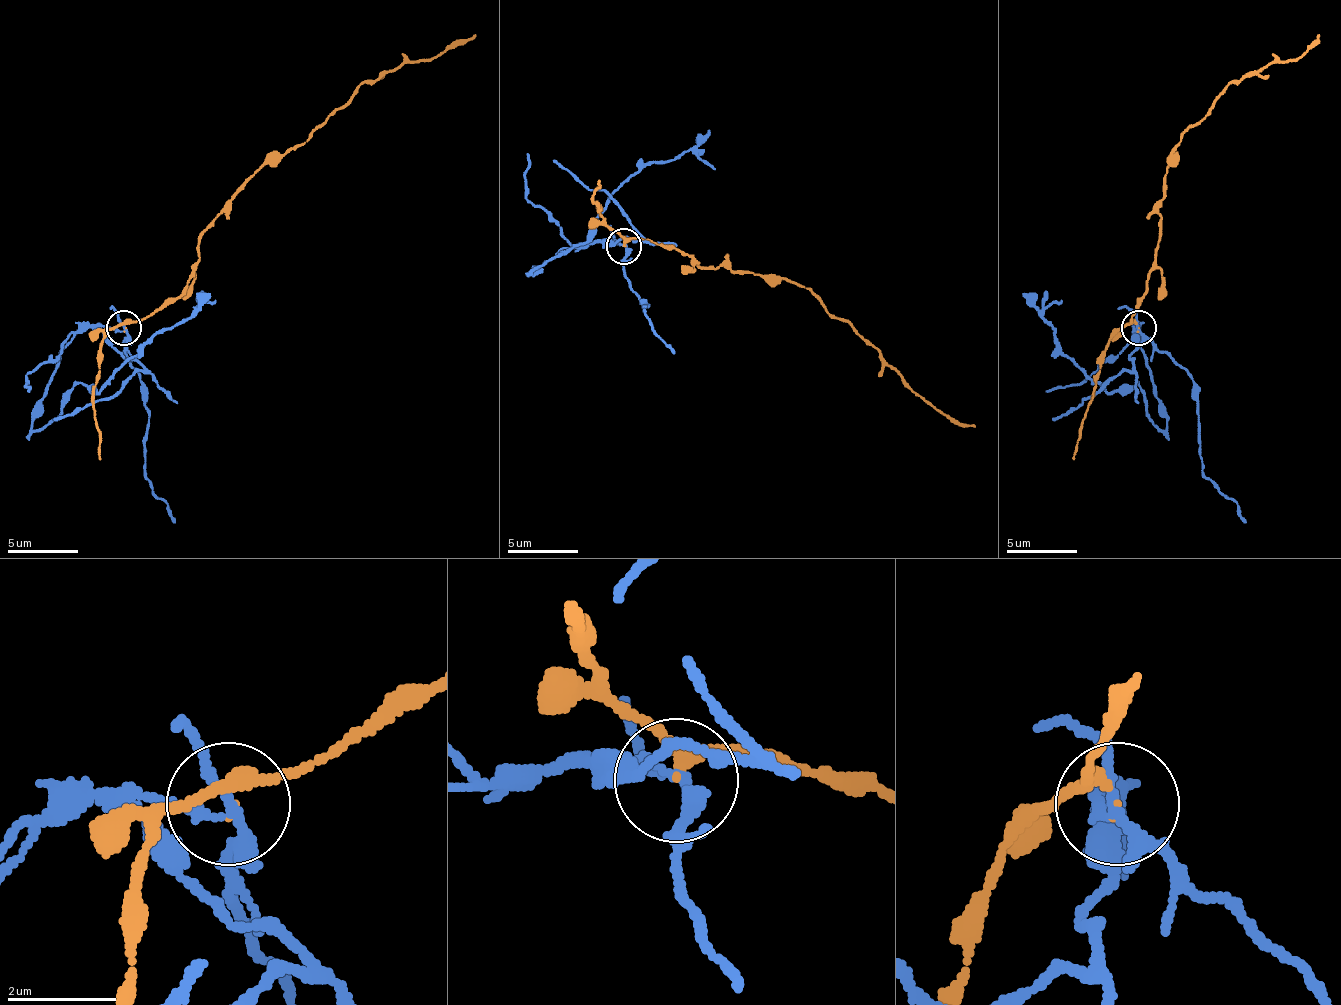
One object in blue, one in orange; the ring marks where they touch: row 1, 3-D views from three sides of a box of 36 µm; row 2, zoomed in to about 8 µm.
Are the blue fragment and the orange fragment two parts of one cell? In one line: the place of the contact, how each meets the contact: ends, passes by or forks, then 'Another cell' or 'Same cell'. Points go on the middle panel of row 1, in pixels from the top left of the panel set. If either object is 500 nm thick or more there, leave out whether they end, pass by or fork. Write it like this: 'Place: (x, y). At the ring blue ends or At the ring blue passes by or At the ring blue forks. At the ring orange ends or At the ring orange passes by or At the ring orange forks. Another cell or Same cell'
Place: (623, 246). At the ring blue forks. At the ring orange passes by. Another cell

